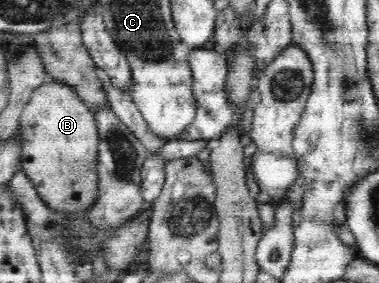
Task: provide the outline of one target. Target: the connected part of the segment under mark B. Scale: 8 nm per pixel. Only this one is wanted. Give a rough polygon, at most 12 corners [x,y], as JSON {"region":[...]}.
{"region":[[39,85],[17,137],[21,171],[60,212],[98,194],[94,113]]}

